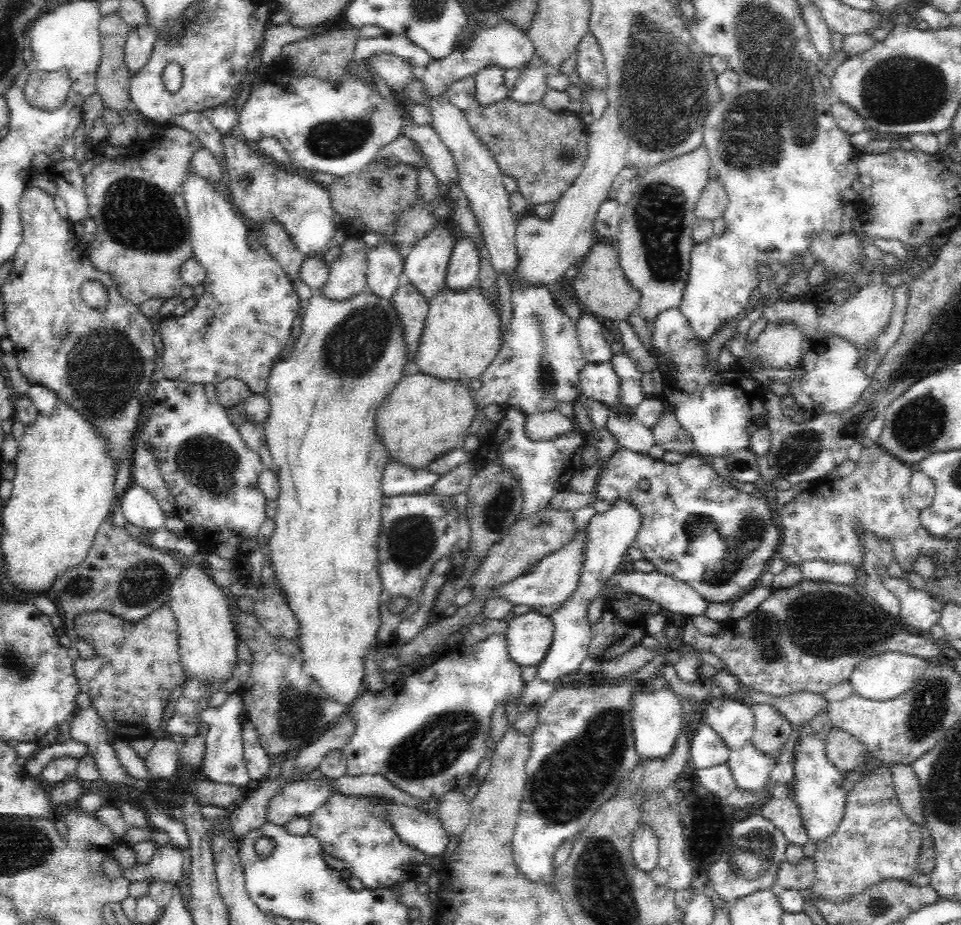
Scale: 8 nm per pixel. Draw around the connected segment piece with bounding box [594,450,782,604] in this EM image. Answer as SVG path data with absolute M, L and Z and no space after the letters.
M618 450L610 460L606 460L594 496L610 508L616 500L630 502L640 514L640 528L632 540L632 548L642 550L644 560L652 562L658 574L684 582L706 602L736 602L756 588L758 578L768 572L770 560L778 556L782 542L782 532L772 520L766 498L762 494L746 494L730 488L730 484L722 480L698 454L688 454L680 464L664 464L648 454L640 456L636 452Z

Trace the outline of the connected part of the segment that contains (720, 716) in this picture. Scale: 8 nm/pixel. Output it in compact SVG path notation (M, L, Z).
M714 700L712 704L704 704L706 722L716 730L716 734L724 740L724 744L736 752L746 744L752 744L752 736L756 732L756 718L752 706L742 702Z

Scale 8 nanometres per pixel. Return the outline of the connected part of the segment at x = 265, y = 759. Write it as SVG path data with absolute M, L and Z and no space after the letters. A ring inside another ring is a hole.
M246 722L242 726L242 738L244 738L244 760L248 766L250 778L260 780L260 778L268 776L270 766L272 766L272 756L260 744L258 730L252 722Z

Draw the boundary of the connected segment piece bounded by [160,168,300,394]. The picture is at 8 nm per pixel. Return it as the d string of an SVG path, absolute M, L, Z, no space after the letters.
M192 168L186 170L182 180L182 196L190 218L190 244L194 250L194 258L204 264L208 270L208 280L204 284L206 292L202 298L196 298L196 306L190 308L182 318L160 322L164 356L162 356L162 376L164 378L180 378L186 382L220 382L232 378L240 378L248 384L252 394L266 394L268 378L272 366L286 354L292 342L292 320L298 314L298 294L294 290L294 282L288 278L284 268L276 258L272 258L266 246L258 250L250 250L248 236L250 228L246 228L242 214L234 208L232 202L226 202L216 188Z

